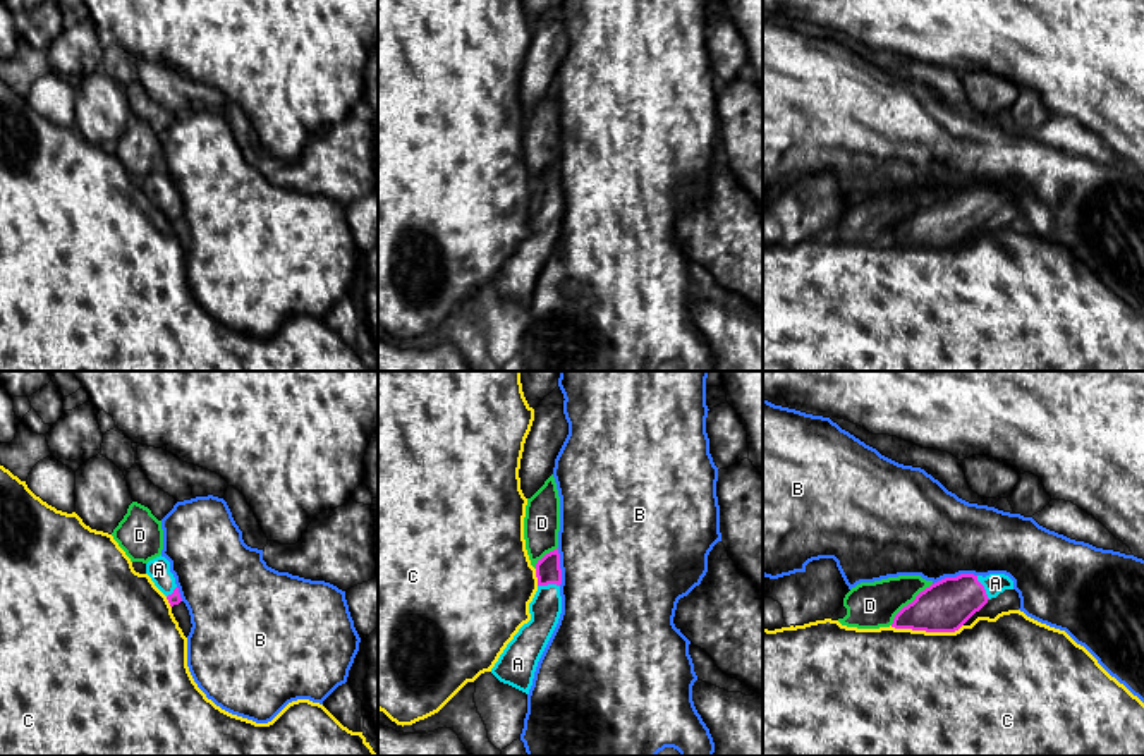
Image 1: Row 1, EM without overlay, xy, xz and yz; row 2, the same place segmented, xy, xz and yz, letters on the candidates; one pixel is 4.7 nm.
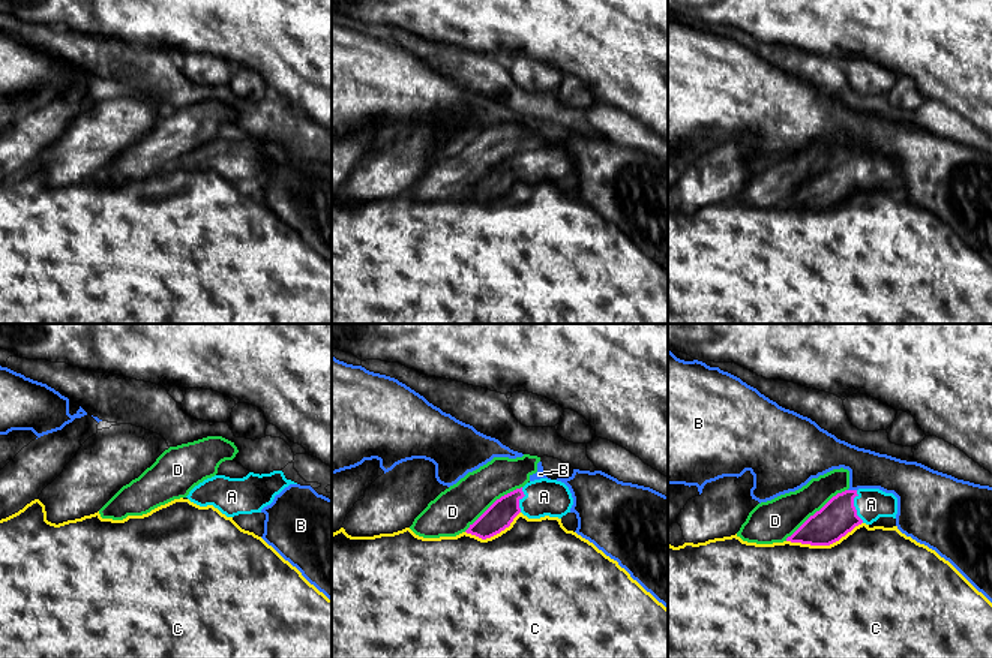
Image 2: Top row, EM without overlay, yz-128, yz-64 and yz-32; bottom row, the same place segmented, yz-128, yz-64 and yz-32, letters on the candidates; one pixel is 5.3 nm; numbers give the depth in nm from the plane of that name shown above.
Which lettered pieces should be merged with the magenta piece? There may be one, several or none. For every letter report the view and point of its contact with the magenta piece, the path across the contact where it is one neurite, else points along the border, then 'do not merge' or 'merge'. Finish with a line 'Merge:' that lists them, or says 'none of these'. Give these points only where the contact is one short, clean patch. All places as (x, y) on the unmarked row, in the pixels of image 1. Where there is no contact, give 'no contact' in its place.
A: meets magenta in yz at (983, 203); runs through yz (943, 222), (983, 203), (995, 198); merge
B: meets magenta in yz at (954, 193); do not merge
C: meets magenta in yz at (926, 246); do not merge
D: meets magenta in yz at (909, 219); do not merge
Merge: A

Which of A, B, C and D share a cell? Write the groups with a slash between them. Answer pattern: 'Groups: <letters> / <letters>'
Groups: A / B / C / D

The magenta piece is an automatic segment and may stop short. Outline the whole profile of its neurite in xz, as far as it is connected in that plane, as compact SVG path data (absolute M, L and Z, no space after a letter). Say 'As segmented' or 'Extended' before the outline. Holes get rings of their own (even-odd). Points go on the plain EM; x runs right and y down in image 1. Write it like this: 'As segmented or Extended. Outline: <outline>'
Extended. Outline: M558 163L536 179L538 206L529 218L531 235L507 259L491 289L526 309L532 301L538 277L562 229L562 184Z

